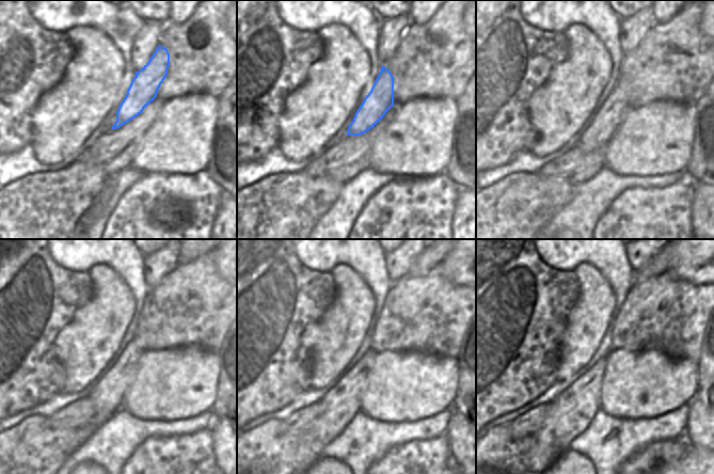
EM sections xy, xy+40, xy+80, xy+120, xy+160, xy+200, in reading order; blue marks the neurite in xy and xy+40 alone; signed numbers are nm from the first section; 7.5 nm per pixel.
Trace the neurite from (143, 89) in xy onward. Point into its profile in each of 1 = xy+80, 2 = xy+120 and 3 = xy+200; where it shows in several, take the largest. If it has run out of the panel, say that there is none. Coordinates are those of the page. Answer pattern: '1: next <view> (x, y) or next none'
1: next xy+80 (600, 130)
2: next xy+120 (108, 392)
3: next xy+200 (570, 413)

